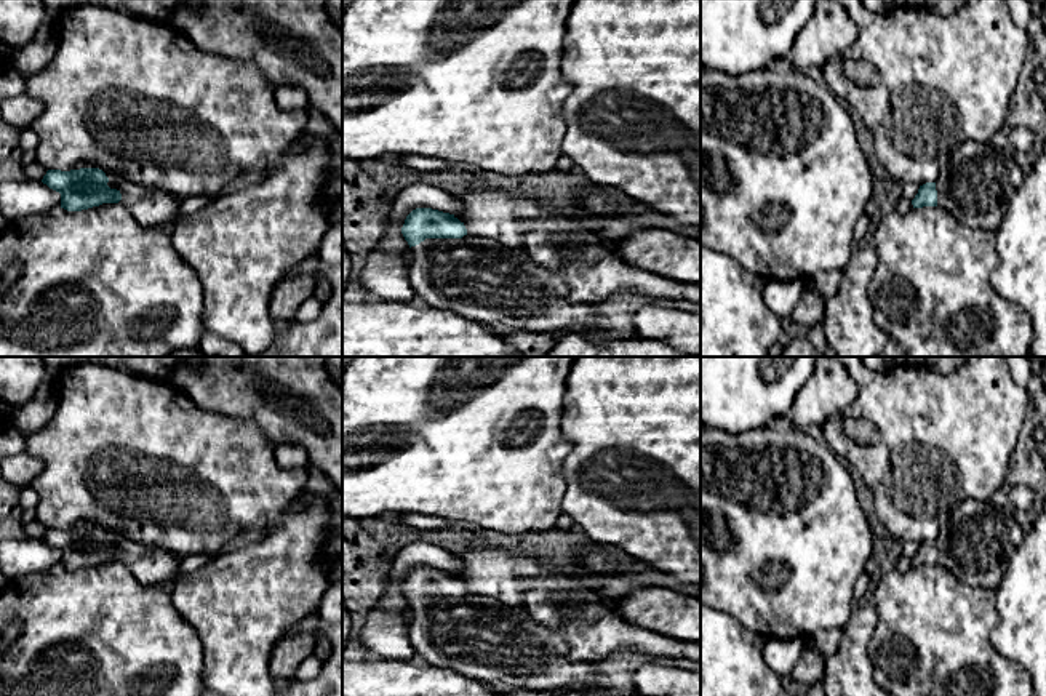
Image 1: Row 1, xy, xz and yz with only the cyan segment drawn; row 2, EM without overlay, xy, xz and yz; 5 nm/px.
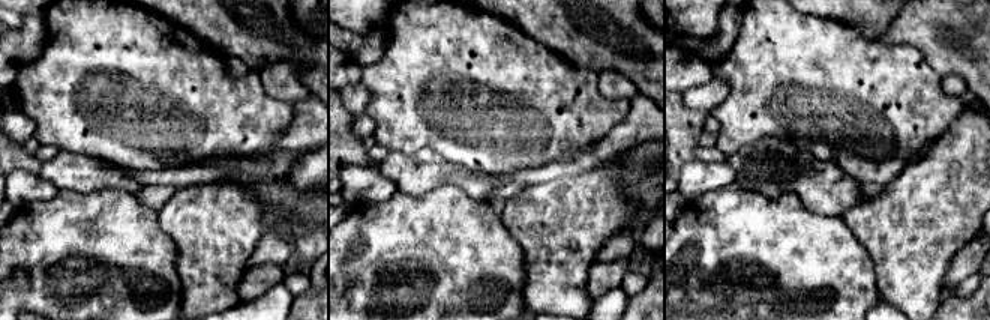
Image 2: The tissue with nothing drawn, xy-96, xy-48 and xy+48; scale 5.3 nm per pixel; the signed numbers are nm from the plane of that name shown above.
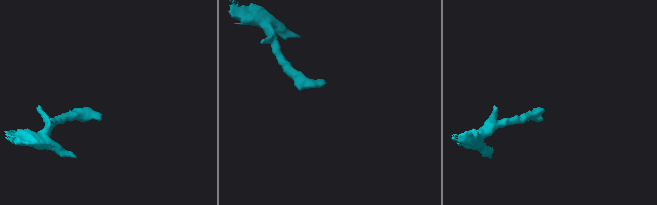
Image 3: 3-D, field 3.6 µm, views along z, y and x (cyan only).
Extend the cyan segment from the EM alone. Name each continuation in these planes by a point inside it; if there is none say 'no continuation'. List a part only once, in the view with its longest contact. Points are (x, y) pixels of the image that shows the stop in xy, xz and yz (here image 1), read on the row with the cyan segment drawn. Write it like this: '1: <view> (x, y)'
1: xy (152, 207)

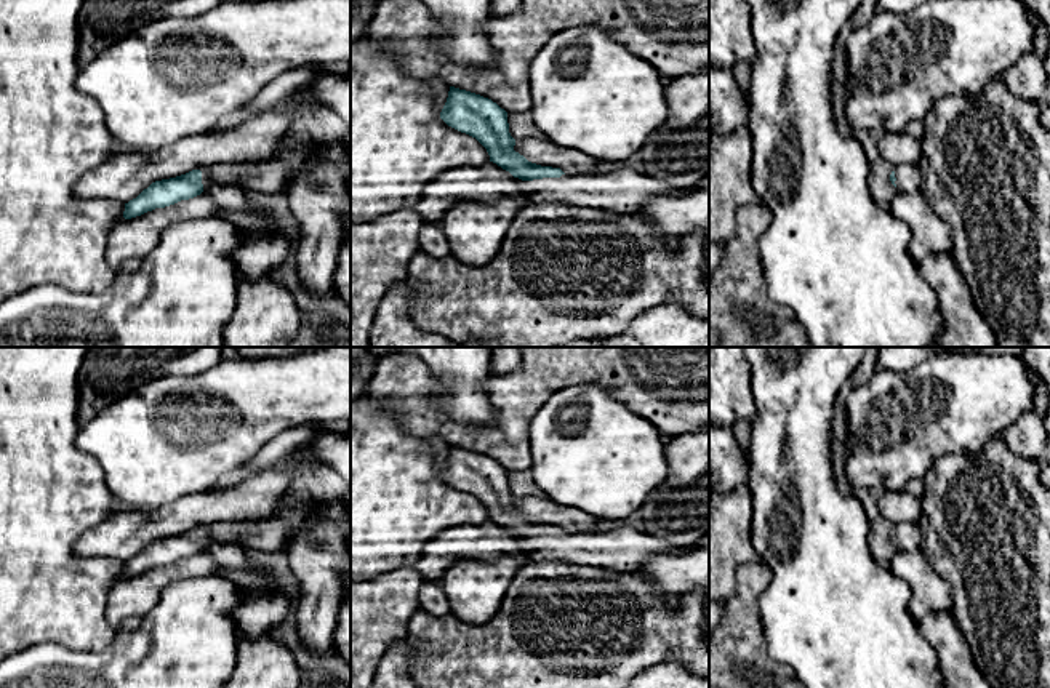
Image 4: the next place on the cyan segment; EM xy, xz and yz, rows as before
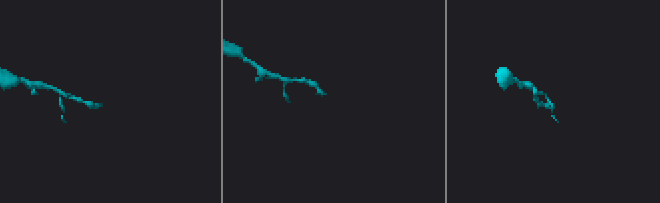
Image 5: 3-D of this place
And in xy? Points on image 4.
1: xy (274, 175)

